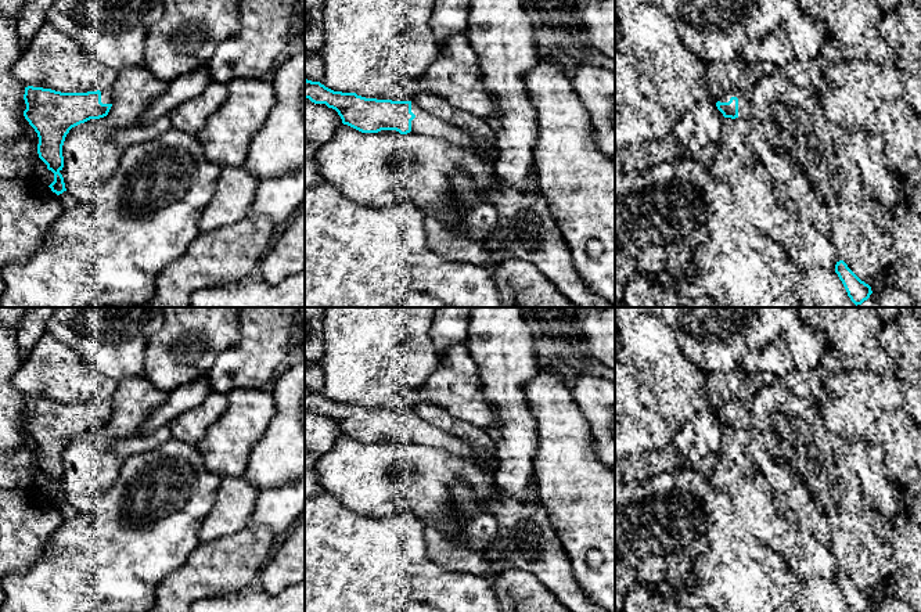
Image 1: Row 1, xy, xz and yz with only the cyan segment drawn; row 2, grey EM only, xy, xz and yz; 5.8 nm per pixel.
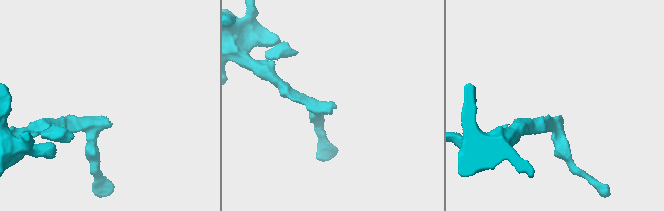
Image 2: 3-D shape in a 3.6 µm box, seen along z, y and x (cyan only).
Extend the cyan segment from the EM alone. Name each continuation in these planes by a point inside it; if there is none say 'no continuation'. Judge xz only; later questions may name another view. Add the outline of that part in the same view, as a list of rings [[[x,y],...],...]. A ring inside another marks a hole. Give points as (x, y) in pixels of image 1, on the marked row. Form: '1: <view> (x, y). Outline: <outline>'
1: xz (424, 123). Outline: [[[414,100],[411,101],[411,112],[415,115],[415,118],[411,120],[410,133],[431,136],[440,141],[468,148],[481,155],[490,166],[496,166],[499,158],[497,150],[486,150],[479,147],[471,136],[425,112]]]

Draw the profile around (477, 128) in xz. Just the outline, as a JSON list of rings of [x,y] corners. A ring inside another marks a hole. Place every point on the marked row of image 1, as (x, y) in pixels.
[[[428,93],[418,94],[417,101],[425,112],[442,119],[458,130],[463,130],[471,136],[479,147],[486,150],[497,150],[496,133],[485,122],[485,118],[464,112],[460,108],[451,107],[442,97]]]

